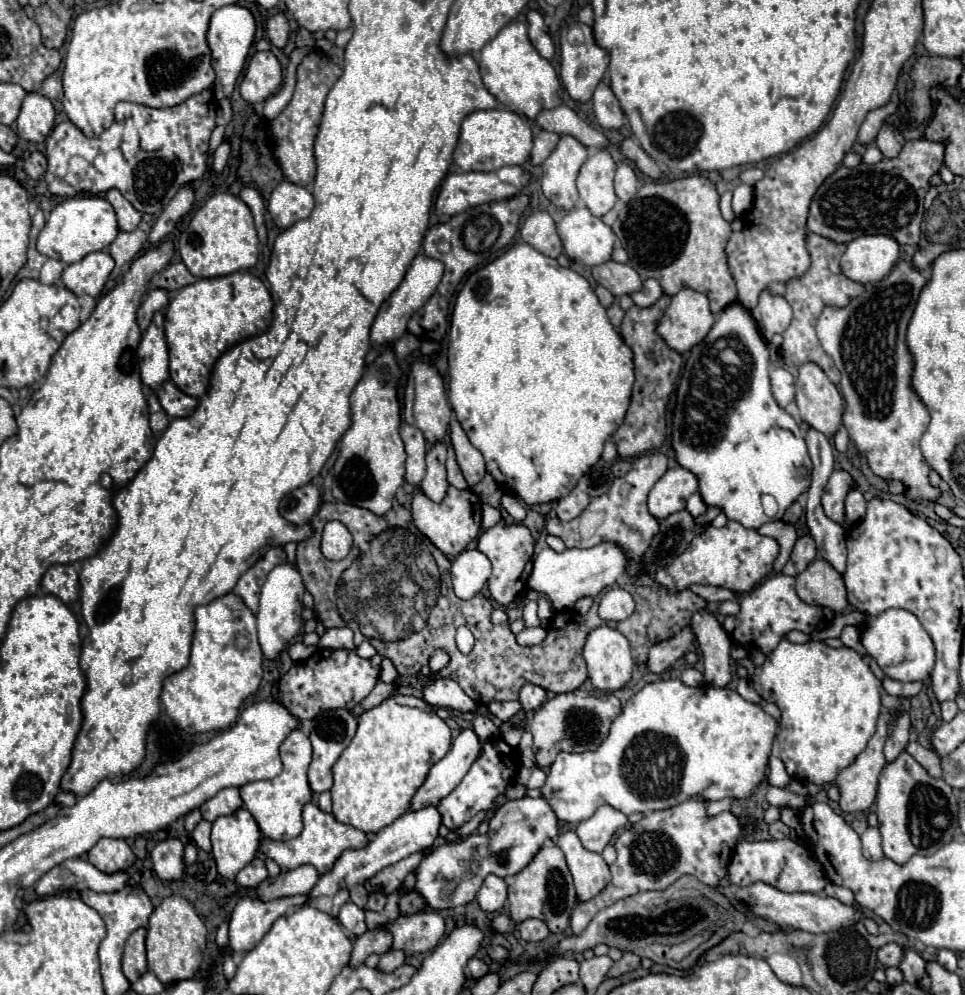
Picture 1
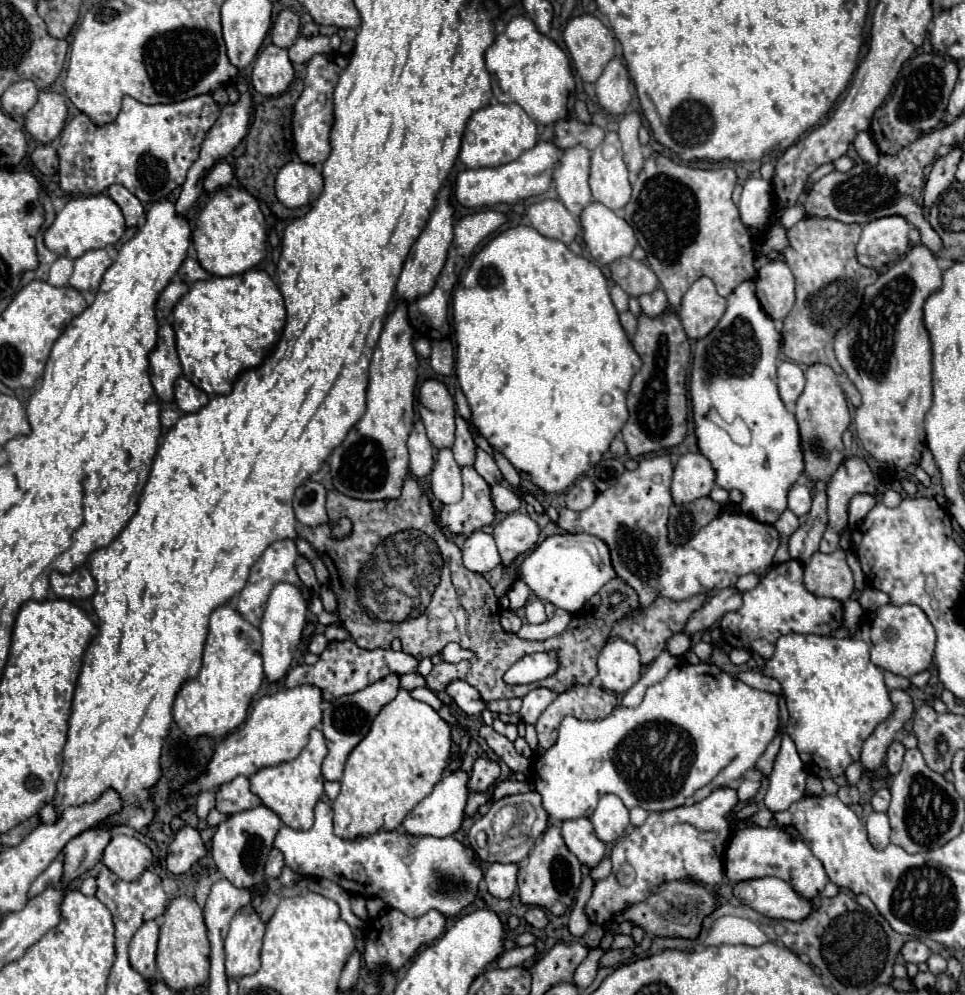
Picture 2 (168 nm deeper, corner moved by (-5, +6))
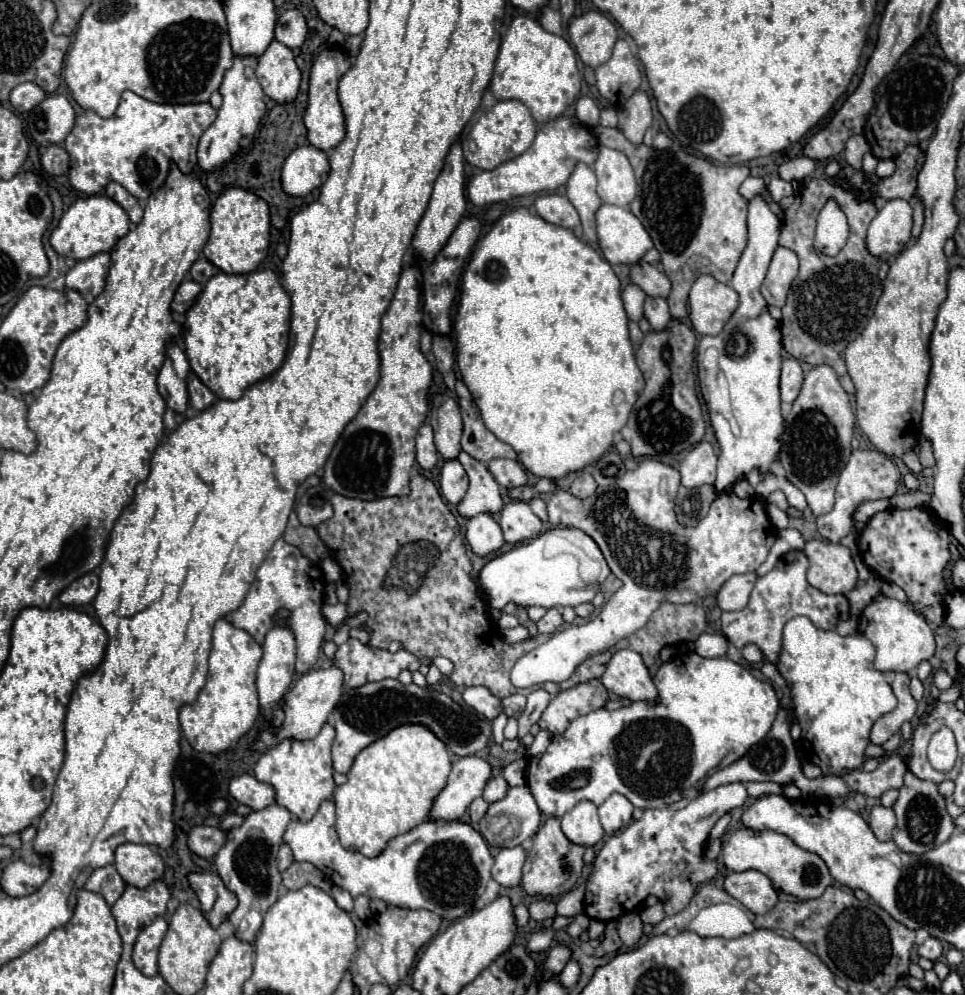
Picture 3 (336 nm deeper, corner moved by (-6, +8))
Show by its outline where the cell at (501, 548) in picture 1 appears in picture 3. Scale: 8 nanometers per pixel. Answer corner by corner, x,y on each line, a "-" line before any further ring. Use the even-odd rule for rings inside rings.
508,502
500,512
500,528
504,534
504,542
518,544
524,540
532,540
542,532
540,518
530,510
528,502

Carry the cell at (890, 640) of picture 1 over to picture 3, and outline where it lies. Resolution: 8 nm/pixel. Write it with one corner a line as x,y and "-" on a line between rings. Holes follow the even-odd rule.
878,596
872,604
866,606
862,618
866,618
866,626
862,634
874,644
876,658
874,666
880,672
912,672
920,662
930,660
934,656
934,634
928,626
928,622
914,612
910,604
904,604
900,600
892,600
886,596

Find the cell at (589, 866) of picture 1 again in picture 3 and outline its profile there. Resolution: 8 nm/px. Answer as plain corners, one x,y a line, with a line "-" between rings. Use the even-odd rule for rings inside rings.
588,800
578,802
568,814
560,818
560,822
566,838
584,848
596,846
604,836
604,828
598,820
598,810

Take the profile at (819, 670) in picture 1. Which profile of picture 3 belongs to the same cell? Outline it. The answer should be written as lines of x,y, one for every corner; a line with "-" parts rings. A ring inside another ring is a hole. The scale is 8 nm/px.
798,616
784,626
782,652
776,660
776,668
790,688
794,716
802,728
802,748
804,758
822,768
826,776
842,776
862,766
864,750
870,744
868,734
872,724
896,708
896,696
884,674
872,664
874,646
860,634
840,636
834,630
820,630
808,618

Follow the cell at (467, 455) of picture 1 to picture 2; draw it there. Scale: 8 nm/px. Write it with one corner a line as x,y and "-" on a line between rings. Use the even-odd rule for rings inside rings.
477,450
477,460
475,460
475,470
493,486
493,484
501,484
503,482
503,474
499,472
495,460
483,452
483,450

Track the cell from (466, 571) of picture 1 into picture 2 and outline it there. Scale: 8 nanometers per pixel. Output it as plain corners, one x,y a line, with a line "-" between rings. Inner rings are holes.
477,530
471,536
467,536
463,544
463,564
471,572
483,574
493,570
501,562
495,540
491,534

